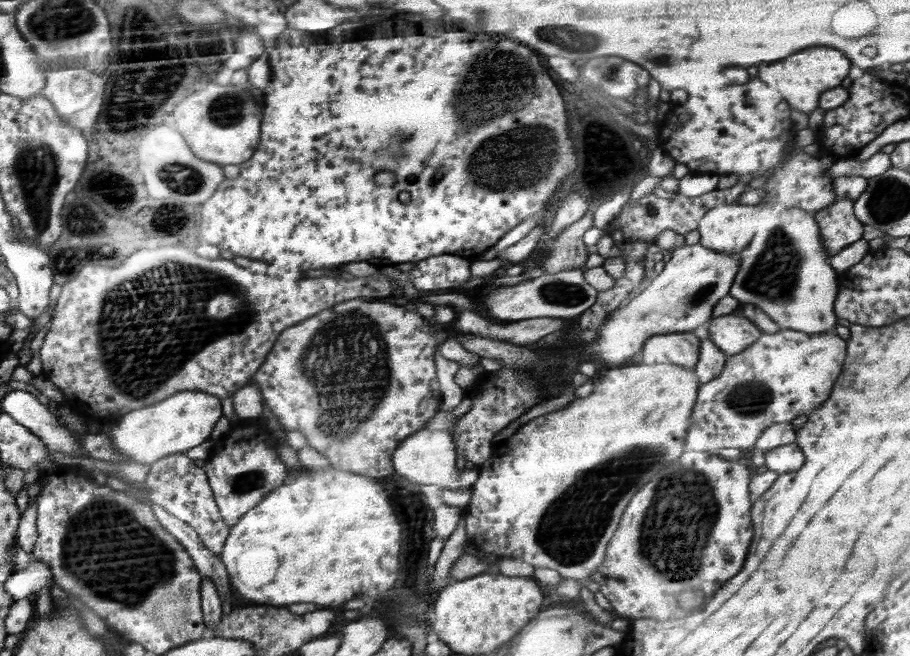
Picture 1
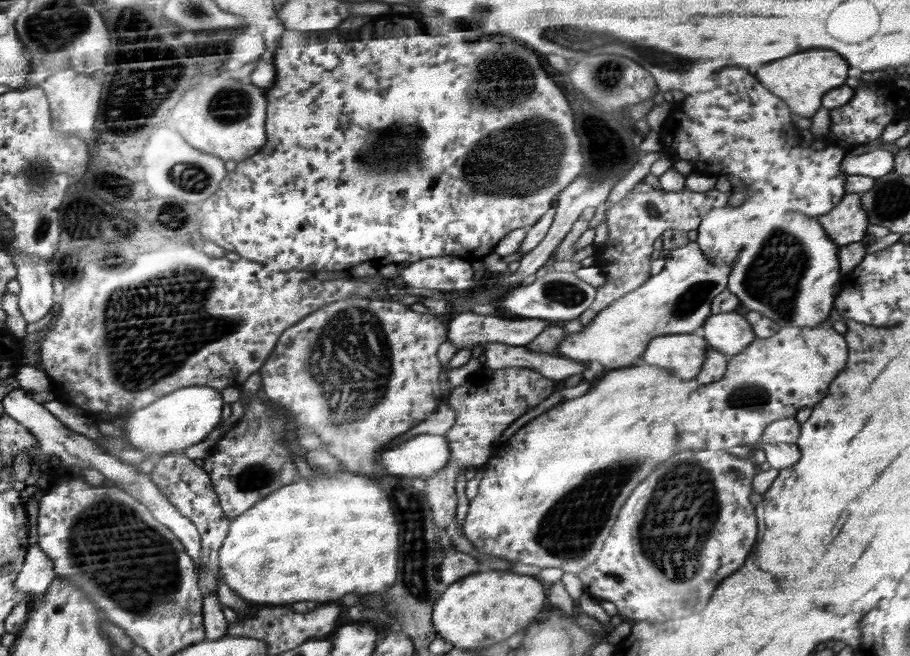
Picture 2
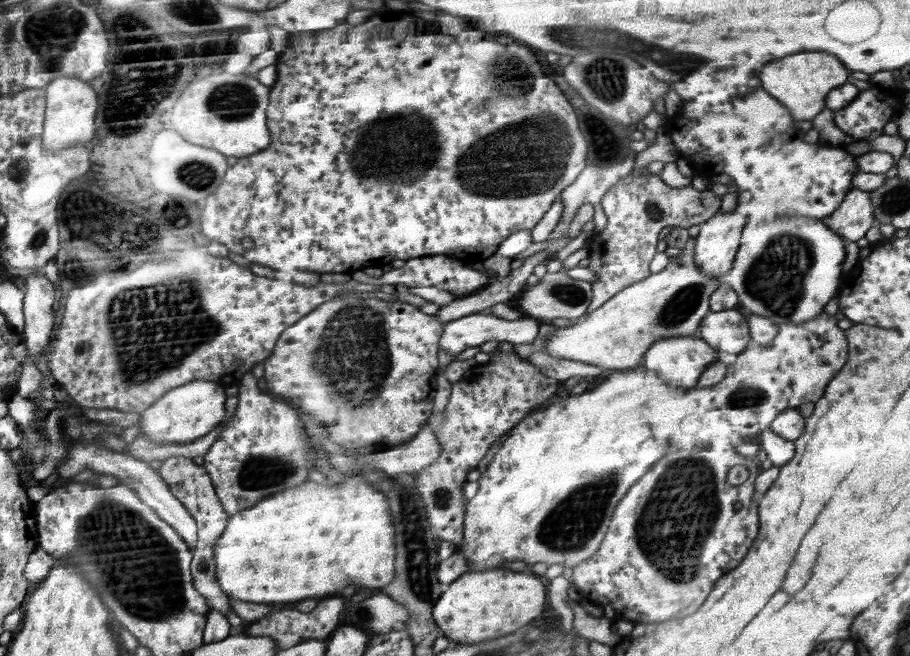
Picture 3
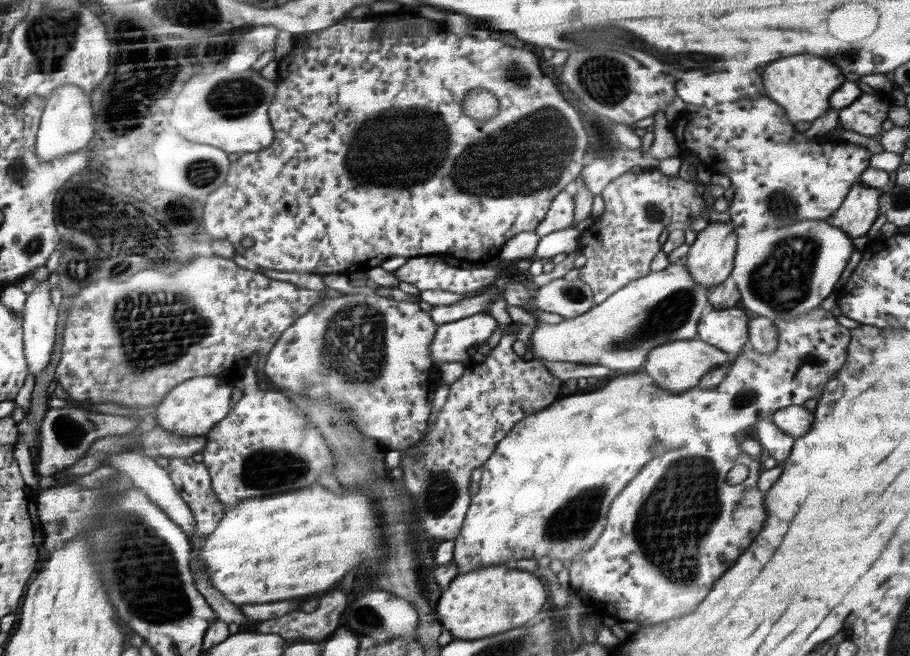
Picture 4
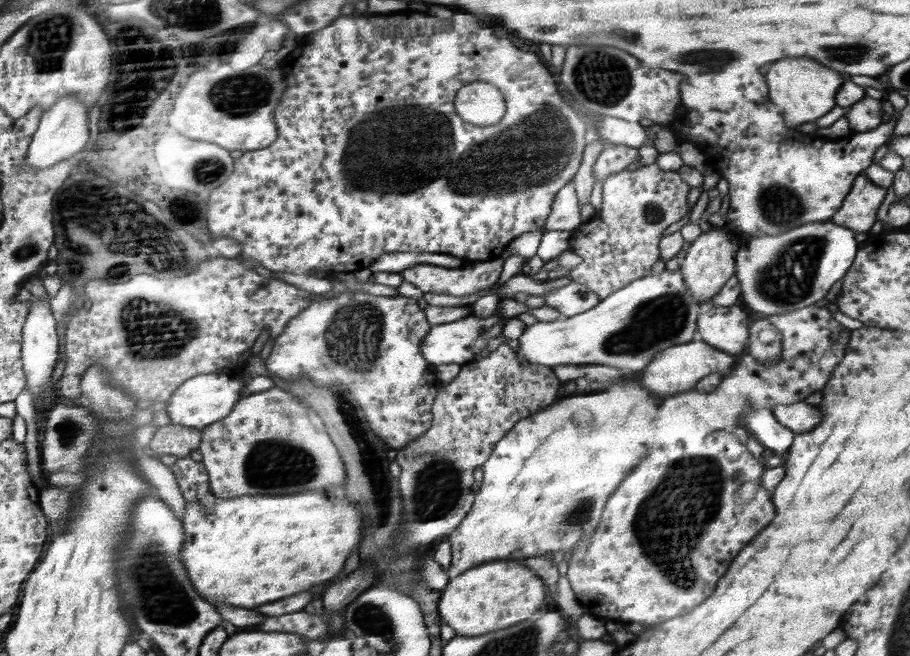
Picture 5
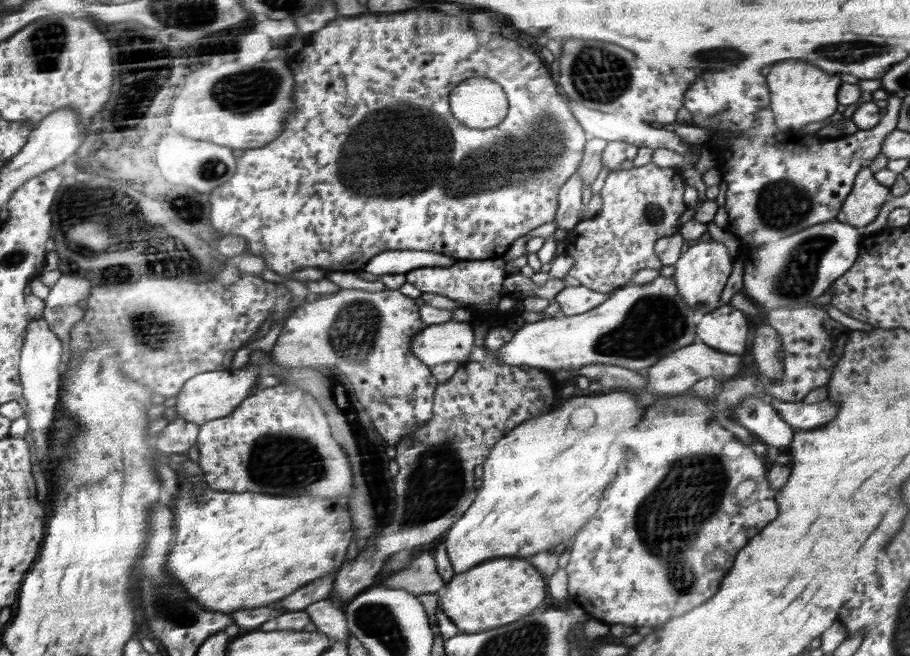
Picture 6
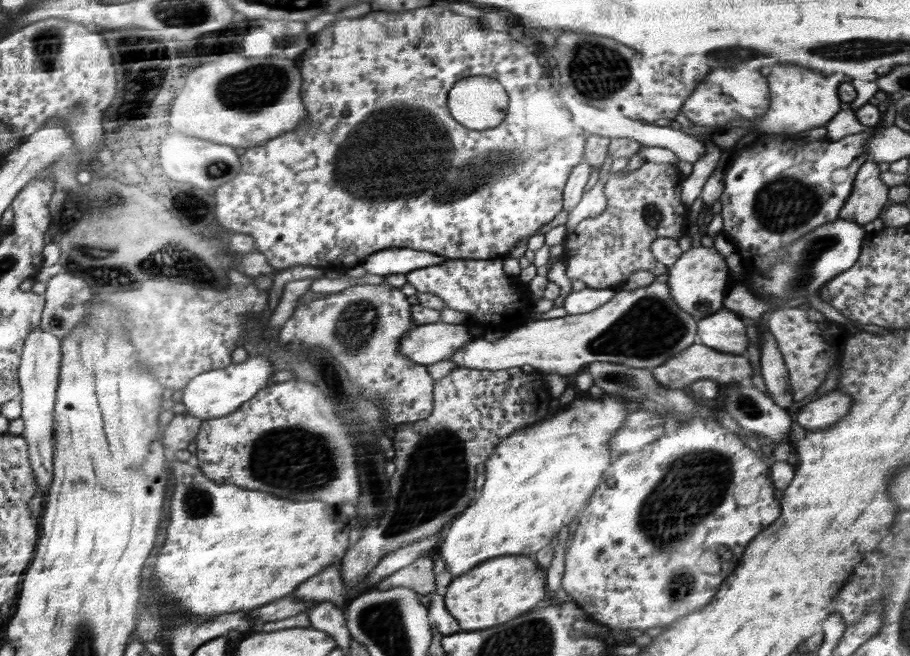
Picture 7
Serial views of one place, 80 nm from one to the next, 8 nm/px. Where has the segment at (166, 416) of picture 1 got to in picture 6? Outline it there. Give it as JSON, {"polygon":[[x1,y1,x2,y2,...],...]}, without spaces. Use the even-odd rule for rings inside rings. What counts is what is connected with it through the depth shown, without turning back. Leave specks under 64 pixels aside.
{"polygon":[[248,364,246,370,235,368,234,371,213,371,192,377,183,386,182,392,178,393,172,401,176,406,178,417,202,425,216,418,227,417,234,412,245,398,251,396,257,390,256,381,260,375,260,370]]}

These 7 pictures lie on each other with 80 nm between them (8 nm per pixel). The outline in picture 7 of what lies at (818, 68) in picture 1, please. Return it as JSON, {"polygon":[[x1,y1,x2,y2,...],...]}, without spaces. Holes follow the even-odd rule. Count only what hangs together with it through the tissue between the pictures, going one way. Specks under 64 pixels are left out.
{"polygon":[[772,66,770,74,766,76,770,84,770,110,764,114,762,124,758,124,762,133,768,132,799,132,815,127,825,126,828,120,840,112,840,100,838,100,838,86,842,84,842,76,830,74,824,76,822,72,804,68,804,66]]}

